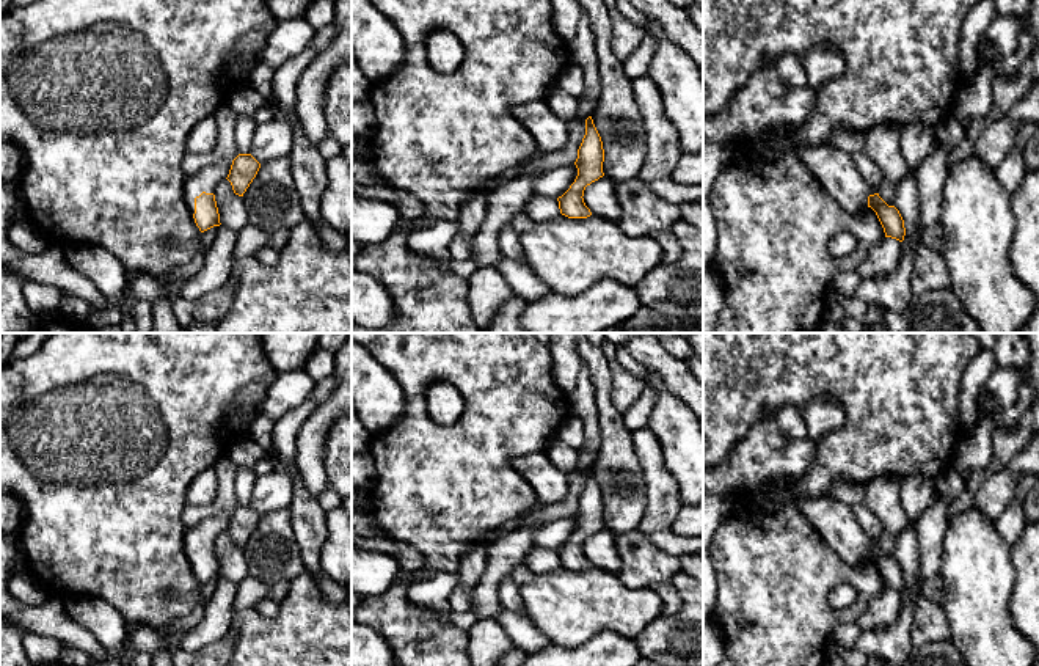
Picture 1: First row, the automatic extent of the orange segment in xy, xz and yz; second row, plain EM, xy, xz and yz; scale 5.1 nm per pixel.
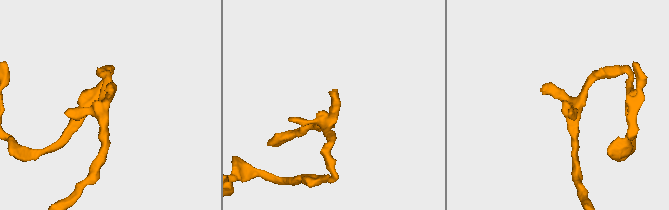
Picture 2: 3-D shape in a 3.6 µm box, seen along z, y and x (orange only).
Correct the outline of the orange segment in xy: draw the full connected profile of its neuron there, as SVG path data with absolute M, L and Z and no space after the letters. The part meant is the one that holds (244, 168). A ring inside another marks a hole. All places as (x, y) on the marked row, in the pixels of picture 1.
M239 154L234 160L221 160L185 176L184 198L201 232L220 226L220 214L213 190L228 179L235 195L243 196L261 163L251 154Z

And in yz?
M788 130L780 132L777 141L789 145L796 151L844 212L859 214L871 207L884 228L885 237L904 240L906 228L899 210L888 206L879 196L877 188L860 174L852 154L829 143L818 146L799 145Z

